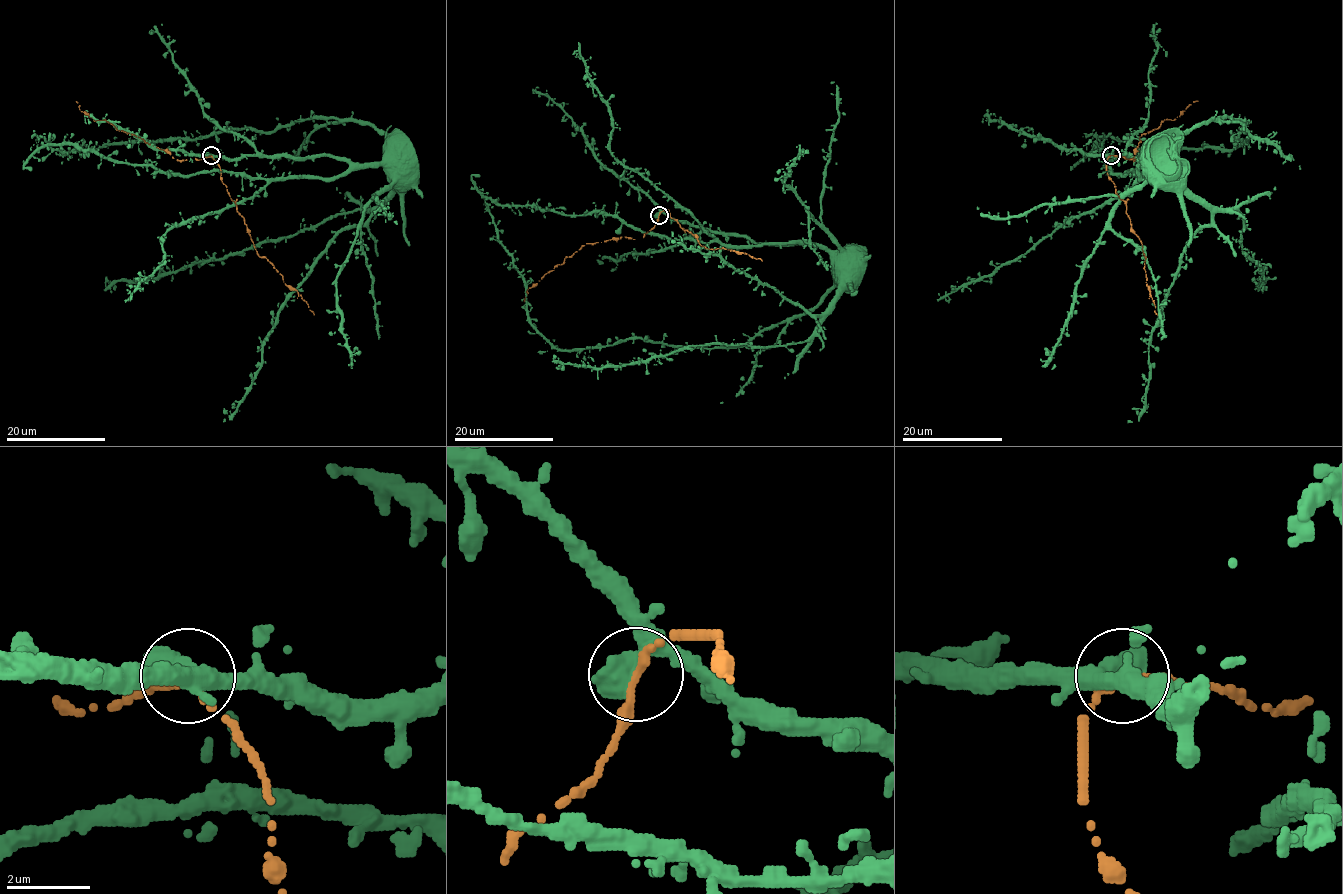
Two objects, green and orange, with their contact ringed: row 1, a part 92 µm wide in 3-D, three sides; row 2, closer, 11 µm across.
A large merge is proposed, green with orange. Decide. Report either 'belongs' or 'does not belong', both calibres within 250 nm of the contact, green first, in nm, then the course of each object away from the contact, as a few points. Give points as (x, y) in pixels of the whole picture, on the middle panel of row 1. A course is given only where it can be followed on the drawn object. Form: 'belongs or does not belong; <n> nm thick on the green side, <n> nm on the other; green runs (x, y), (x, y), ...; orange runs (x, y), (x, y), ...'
belongs; 440 nm thick on the green side, 280 nm on the other; green runs (658, 215), (817, 245), (834, 287), (742, 345), (641, 338), (557, 349), (530, 322), (525, 281), (480, 186); orange runs (658, 215), (668, 210), (670, 216), (694, 235), (702, 246), (744, 252), (761, 261)

